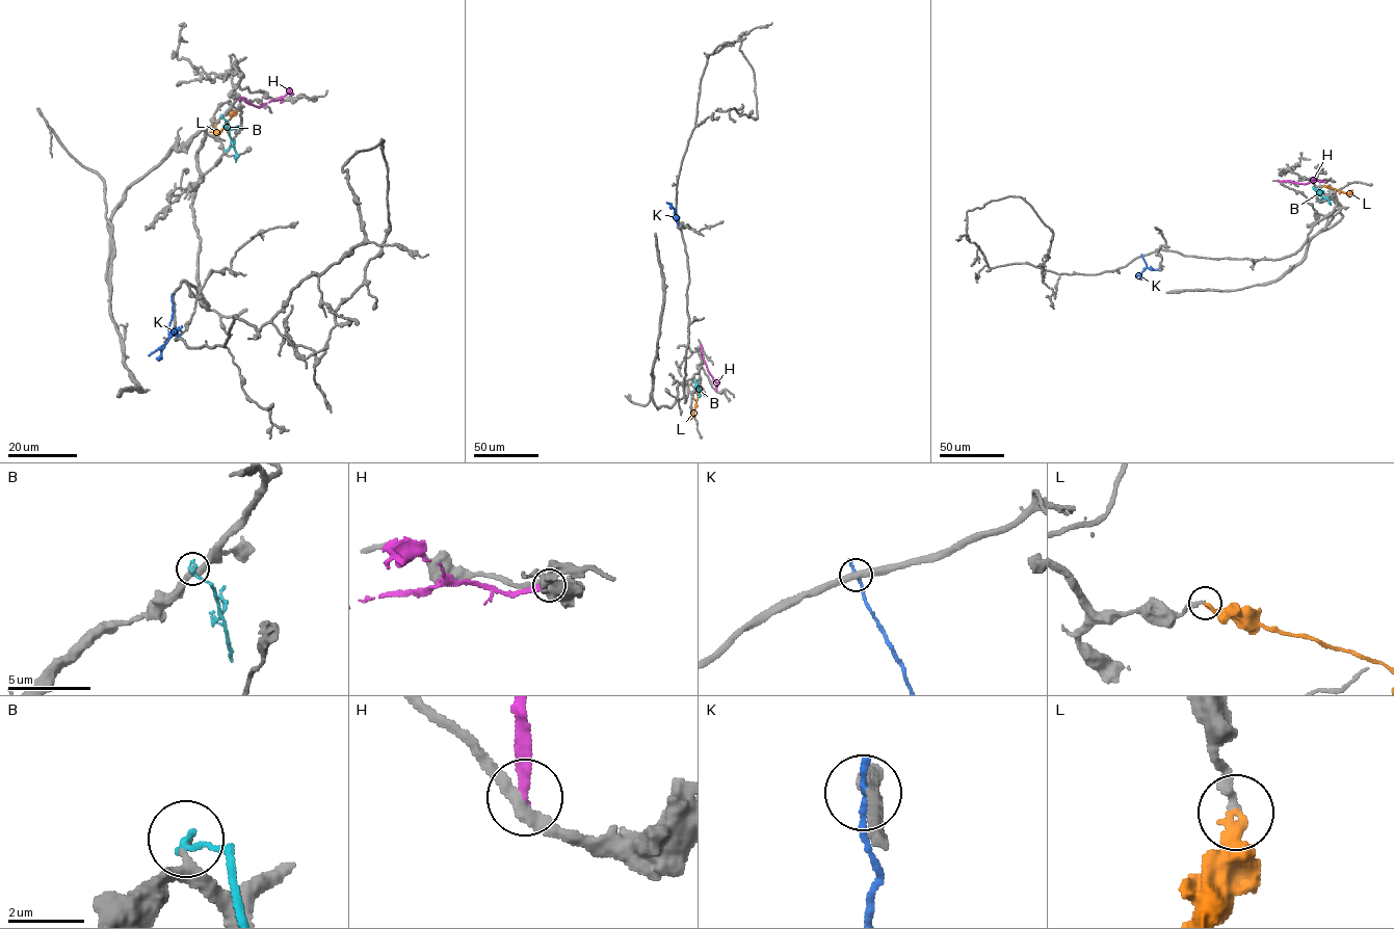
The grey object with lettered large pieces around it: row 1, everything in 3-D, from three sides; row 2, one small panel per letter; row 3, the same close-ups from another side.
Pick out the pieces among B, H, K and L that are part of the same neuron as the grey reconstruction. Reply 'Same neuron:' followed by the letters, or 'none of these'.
Same neuron: L

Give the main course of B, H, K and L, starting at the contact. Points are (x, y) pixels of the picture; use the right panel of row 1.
B: (1313, 187), (1331, 205)
H: (1324, 181), (1303, 184), (1278, 181)
K: (1141, 256), (1147, 267), (1136, 277)
L: (1324, 185), (1352, 193)

